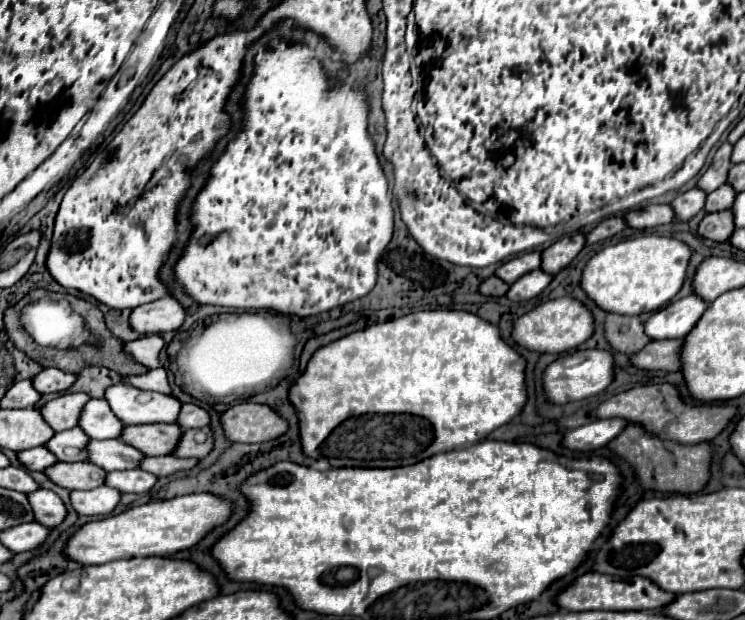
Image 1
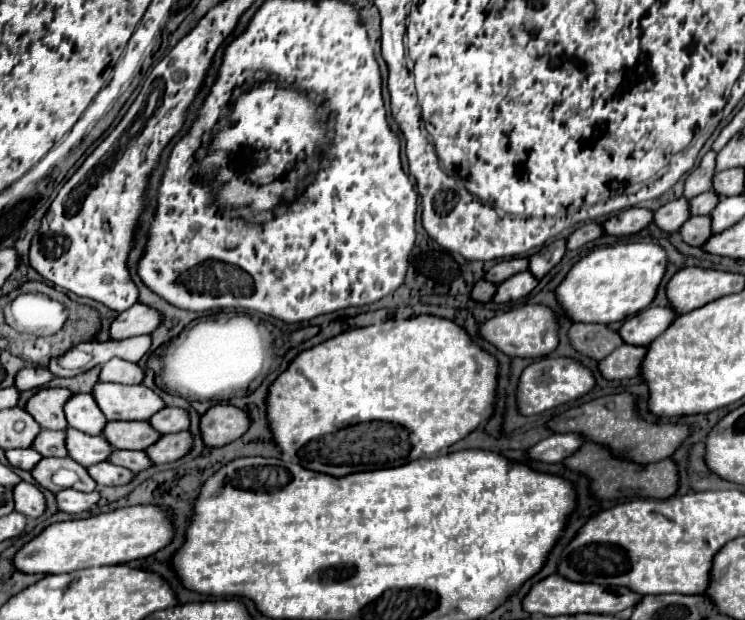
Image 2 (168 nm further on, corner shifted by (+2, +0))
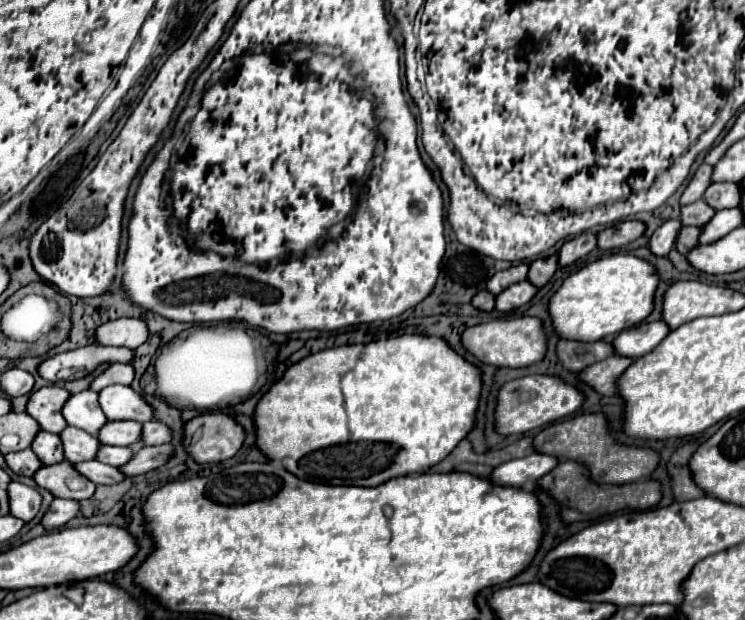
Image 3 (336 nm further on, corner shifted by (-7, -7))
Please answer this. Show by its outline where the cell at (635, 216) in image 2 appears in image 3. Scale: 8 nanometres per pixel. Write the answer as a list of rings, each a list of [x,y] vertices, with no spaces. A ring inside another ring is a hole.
[[[619,221],[597,235],[599,249],[617,249],[631,241],[635,241],[645,231],[645,225],[641,221]]]

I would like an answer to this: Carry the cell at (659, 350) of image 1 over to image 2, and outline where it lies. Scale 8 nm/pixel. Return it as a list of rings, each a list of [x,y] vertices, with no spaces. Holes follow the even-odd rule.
[[[622,344],[614,354],[604,358],[598,368],[604,378],[608,380],[624,380],[624,378],[638,378],[642,376],[642,362],[648,354],[646,346],[630,346]]]

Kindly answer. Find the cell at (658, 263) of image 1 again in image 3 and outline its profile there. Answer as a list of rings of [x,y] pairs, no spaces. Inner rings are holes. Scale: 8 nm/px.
[[[615,253],[615,255],[607,255],[603,259],[597,259],[589,265],[585,265],[583,269],[579,269],[577,273],[569,275],[563,281],[563,285],[555,291],[555,295],[551,297],[549,315],[551,315],[553,329],[559,335],[559,339],[585,341],[585,343],[617,335],[623,329],[629,329],[629,327],[641,323],[653,311],[653,295],[655,295],[657,283],[659,283],[659,277],[657,277],[655,267],[633,255]]]

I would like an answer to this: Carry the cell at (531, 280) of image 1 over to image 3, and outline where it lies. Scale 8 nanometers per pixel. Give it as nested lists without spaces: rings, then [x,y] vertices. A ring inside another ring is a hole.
[[[529,281],[515,283],[515,285],[507,287],[503,293],[497,295],[495,309],[497,309],[497,311],[503,311],[503,313],[505,313],[505,311],[511,311],[511,309],[517,309],[517,307],[529,303],[535,293],[537,293],[537,287],[531,285]]]

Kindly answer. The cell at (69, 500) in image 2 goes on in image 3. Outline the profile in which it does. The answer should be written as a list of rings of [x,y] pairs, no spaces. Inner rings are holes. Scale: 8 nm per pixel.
[[[53,499],[53,503],[49,505],[49,509],[45,511],[41,525],[51,531],[51,529],[59,529],[63,527],[69,519],[73,519],[79,513],[79,503],[71,501],[71,499]]]

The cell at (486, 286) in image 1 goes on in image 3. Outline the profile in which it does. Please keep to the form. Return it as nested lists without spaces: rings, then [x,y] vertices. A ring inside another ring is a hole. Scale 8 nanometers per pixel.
[[[479,291],[479,293],[473,297],[473,307],[481,309],[481,311],[493,311],[493,307],[495,307],[495,297],[493,297],[489,291]]]

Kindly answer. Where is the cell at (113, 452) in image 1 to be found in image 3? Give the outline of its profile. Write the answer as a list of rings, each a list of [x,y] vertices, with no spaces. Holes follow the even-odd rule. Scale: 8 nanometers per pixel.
[[[65,427],[61,433],[61,443],[63,443],[63,449],[65,449],[65,459],[69,463],[75,463],[75,461],[89,461],[95,457],[97,449],[99,449],[99,439],[89,435],[87,431],[83,429],[77,429],[77,427]]]

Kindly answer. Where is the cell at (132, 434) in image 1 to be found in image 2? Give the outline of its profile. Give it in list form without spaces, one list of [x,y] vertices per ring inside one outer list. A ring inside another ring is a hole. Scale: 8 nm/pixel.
[[[108,422],[102,436],[118,450],[146,450],[160,440],[150,422]]]

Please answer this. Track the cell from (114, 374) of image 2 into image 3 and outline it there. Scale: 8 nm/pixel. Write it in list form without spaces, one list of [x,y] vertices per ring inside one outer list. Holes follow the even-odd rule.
[[[111,363],[99,377],[95,377],[95,381],[89,385],[91,389],[99,391],[107,385],[115,385],[115,383],[121,383],[121,385],[131,385],[133,381],[133,367],[131,365],[125,365],[125,363]]]

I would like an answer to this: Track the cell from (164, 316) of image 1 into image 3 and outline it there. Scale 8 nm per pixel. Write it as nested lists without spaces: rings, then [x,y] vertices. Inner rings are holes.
[[[115,319],[103,323],[95,331],[95,341],[99,345],[137,349],[147,341],[147,325],[143,319]]]

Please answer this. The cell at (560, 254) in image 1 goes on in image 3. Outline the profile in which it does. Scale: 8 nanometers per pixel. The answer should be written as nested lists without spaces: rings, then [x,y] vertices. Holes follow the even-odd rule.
[[[549,255],[545,259],[535,259],[529,263],[529,275],[527,281],[535,287],[543,287],[557,269],[557,255]]]

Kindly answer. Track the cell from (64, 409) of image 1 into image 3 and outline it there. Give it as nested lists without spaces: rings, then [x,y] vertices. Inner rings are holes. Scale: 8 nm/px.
[[[47,385],[31,393],[27,401],[27,413],[39,423],[43,431],[61,433],[67,427],[67,421],[61,415],[63,403],[69,399],[69,393],[59,385]]]

